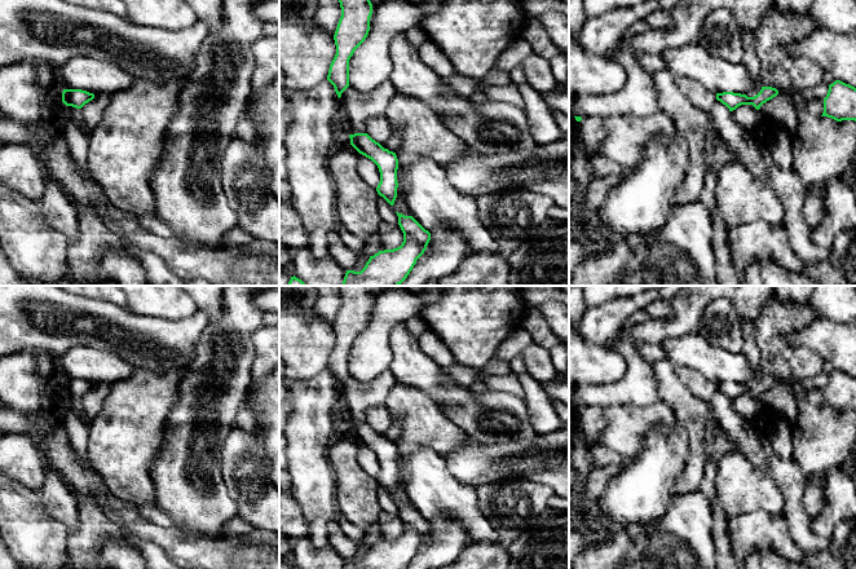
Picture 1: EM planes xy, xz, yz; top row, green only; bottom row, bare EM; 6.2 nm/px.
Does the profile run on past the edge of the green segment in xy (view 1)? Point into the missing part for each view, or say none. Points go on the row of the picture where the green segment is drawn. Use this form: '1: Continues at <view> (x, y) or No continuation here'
1: No continuation here

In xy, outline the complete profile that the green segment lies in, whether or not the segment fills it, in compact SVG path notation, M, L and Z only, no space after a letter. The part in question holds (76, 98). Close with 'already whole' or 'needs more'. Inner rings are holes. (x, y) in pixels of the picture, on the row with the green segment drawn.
M63 89L62 102L66 106L81 109L85 103L94 98L93 93L81 89Z; already whole

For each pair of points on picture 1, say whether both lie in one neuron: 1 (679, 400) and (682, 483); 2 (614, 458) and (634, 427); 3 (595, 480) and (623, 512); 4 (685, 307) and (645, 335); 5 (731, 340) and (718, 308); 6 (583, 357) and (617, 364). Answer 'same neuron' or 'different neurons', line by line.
1: same neuron
2: different neurons
3: different neurons
4: same neuron
5: same neuron
6: same neuron

